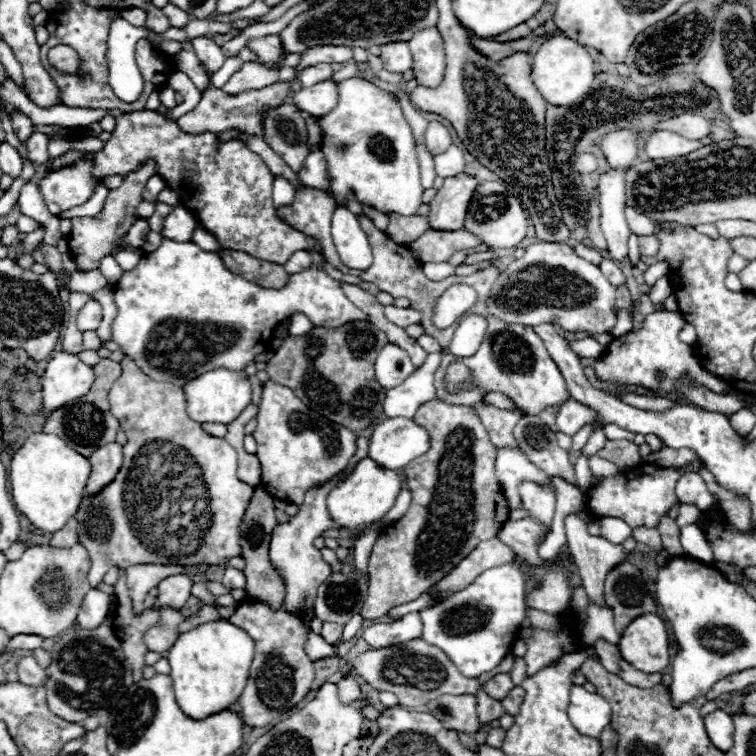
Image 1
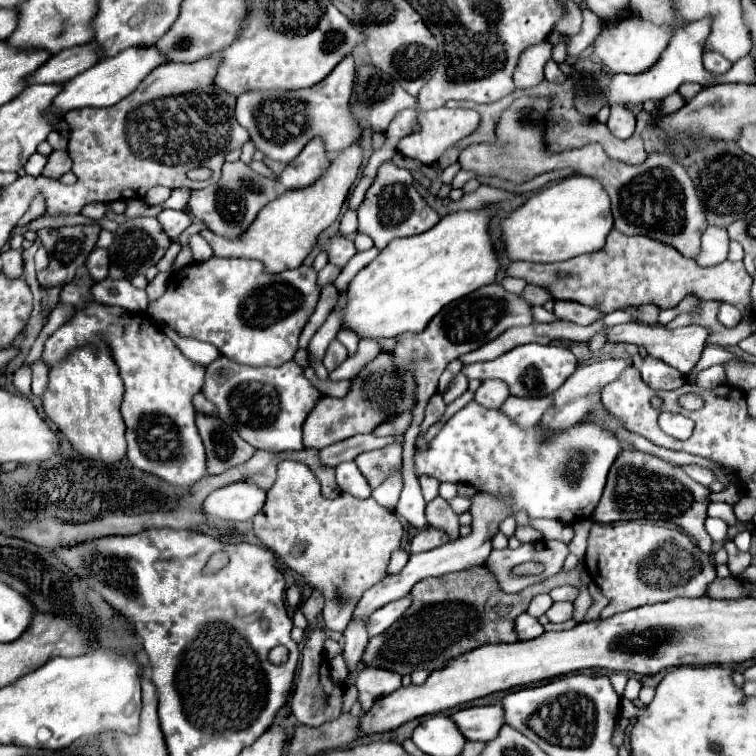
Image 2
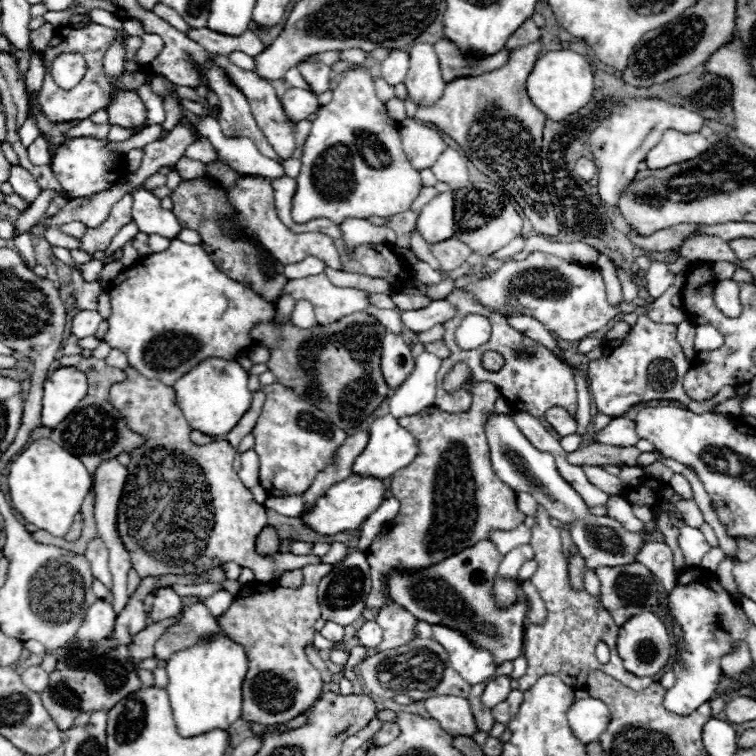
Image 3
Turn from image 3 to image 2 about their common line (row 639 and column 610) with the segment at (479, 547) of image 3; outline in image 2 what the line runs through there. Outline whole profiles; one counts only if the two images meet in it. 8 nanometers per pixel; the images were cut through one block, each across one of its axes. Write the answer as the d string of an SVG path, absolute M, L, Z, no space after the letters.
M624 448L620 452L620 458L614 460L608 472L604 494L594 510L594 520L600 524L620 522L620 520L638 520L638 518L674 522L680 528L684 528L692 538L696 538L702 552L710 554L712 540L704 530L706 508L710 504L708 496L710 496L710 490L704 488L702 484L696 484L696 480L692 480L682 470L682 466L666 462L648 452Z

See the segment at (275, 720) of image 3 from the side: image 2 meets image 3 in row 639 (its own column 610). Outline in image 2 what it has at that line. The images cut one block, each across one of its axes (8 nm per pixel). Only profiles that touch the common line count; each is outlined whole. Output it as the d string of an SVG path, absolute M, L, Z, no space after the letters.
M612 230L608 234L608 240L606 240L604 248L600 248L596 252L582 254L582 256L576 256L576 258L564 260L564 262L552 262L552 264L512 262L506 268L506 276L524 278L528 284L548 288L554 294L556 300L576 300L580 304L598 308L602 314L610 314L610 312L626 308L626 306L644 306L644 304L656 304L658 308L666 310L666 308L674 308L680 300L684 300L686 296L692 294L700 300L720 300L720 302L734 304L744 314L744 318L750 318L748 290L752 286L752 276L744 270L742 262L724 260L716 266L700 268L700 266L696 266L696 262L684 258L682 254L678 254L674 248L670 248L666 244L660 244L660 242L648 238L648 236L626 236L626 234L616 232L616 230Z

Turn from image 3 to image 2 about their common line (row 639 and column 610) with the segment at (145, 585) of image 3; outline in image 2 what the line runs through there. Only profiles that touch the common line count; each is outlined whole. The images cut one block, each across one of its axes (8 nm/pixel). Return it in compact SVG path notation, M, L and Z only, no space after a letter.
M624 104L612 106L610 118L608 118L608 128L616 138L620 138L620 140L630 138L634 134L634 124L636 124L636 116L628 110L628 106L624 106Z

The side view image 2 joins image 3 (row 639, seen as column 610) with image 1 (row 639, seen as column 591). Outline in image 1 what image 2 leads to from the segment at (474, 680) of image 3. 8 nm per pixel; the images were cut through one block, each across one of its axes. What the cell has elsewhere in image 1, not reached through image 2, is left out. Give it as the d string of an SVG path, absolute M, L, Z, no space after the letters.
M518 562L484 570L474 582L442 602L422 608L422 640L448 654L456 668L470 678L494 670L510 652L518 630L526 620L526 578Z

